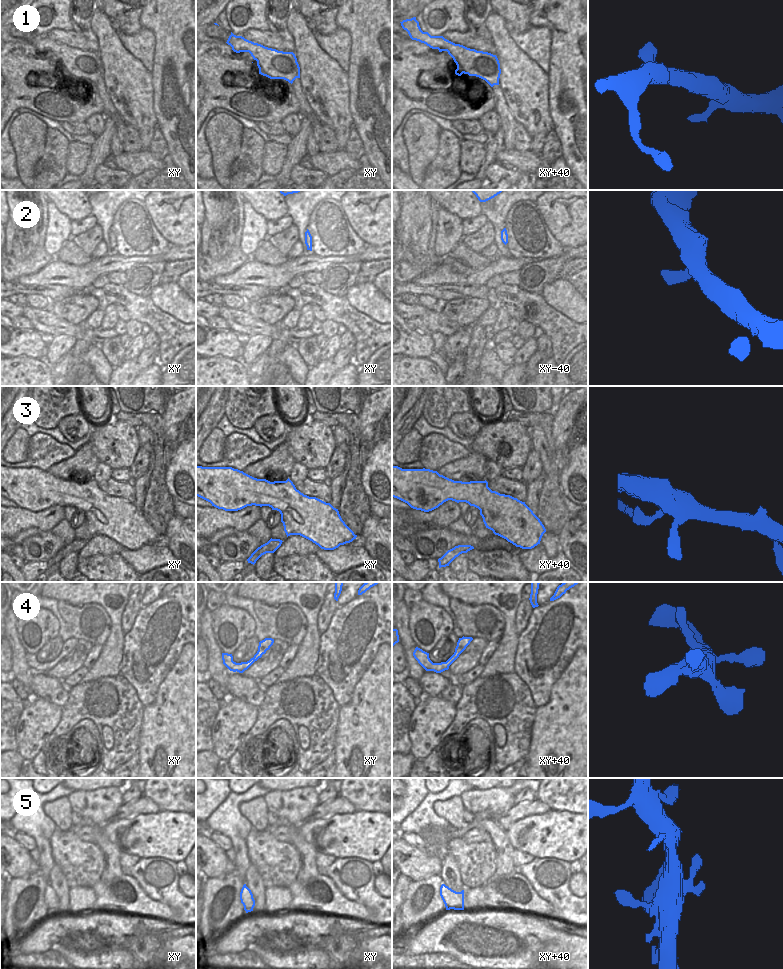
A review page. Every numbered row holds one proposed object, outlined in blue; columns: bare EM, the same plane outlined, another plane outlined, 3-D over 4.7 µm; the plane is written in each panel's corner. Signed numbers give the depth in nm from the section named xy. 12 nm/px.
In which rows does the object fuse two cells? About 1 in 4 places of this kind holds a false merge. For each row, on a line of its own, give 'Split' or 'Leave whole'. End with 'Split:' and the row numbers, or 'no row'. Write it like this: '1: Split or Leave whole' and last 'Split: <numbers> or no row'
1: Leave whole
2: Leave whole
3: Leave whole
4: Leave whole
5: Leave whole
Split: no row.

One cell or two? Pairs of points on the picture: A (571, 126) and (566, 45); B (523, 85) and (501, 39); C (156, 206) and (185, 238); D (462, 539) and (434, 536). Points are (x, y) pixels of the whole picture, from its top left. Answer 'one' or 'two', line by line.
A: one
B: one
C: one
D: one

